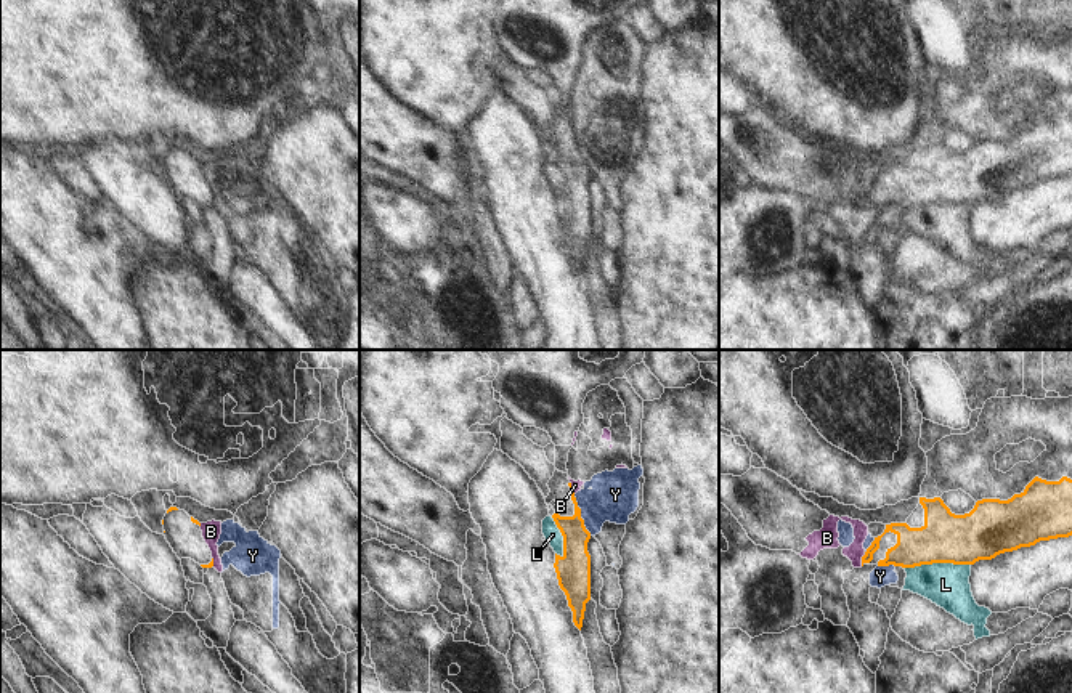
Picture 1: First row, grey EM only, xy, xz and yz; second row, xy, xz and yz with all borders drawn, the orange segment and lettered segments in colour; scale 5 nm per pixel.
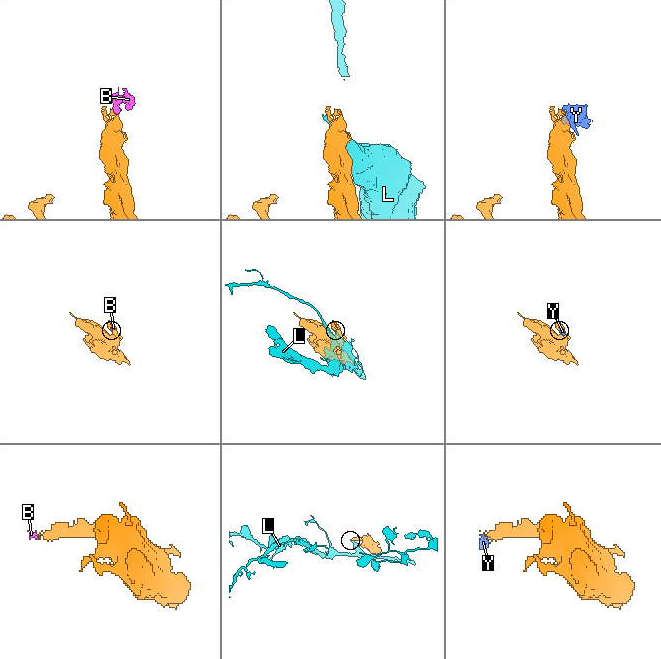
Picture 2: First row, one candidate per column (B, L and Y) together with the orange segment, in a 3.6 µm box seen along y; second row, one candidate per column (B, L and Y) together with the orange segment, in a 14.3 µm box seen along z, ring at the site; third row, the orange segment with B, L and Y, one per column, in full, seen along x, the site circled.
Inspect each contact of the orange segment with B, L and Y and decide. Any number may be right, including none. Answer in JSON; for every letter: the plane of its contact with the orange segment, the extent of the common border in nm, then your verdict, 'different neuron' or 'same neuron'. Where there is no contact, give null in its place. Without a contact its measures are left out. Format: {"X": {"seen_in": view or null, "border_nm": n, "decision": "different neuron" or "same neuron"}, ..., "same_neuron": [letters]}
{"B": {"seen_in": "yz", "border_nm": 80, "decision": "different neuron"}, "L": {"seen_in": "yz", "border_nm": 340, "decision": "different neuron"}, "Y": {"seen_in": "xz", "border_nm": 220, "decision": "different neuron"}, "same_neuron": []}

